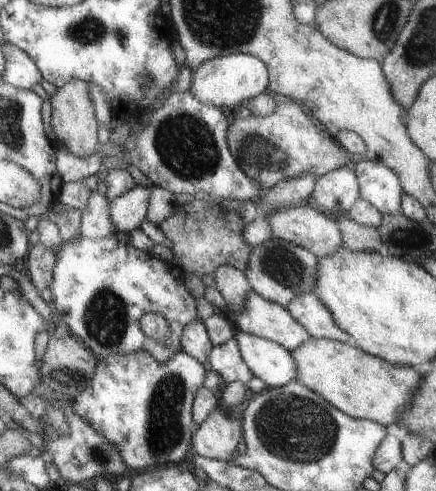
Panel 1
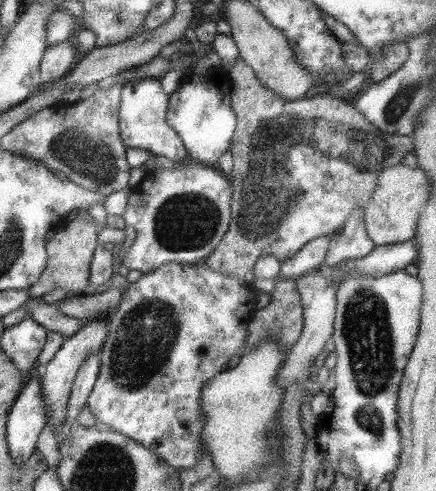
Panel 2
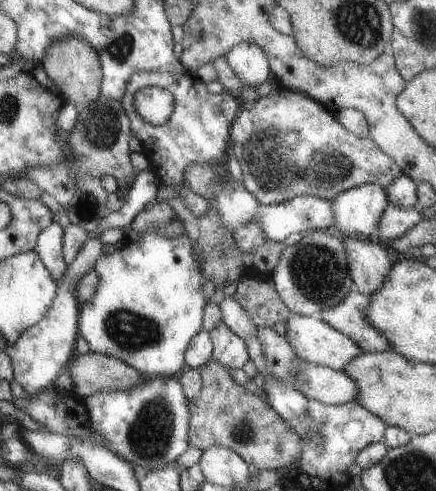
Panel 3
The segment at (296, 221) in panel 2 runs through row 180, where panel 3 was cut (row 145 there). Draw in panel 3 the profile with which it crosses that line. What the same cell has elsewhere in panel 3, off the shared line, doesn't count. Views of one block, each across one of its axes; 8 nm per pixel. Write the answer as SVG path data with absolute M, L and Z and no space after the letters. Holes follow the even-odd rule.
M279 86L271 88L267 96L255 100L249 110L239 110L231 124L229 154L233 154L241 164L245 184L243 190L253 194L255 200L263 206L283 204L295 196L315 196L323 200L333 200L335 196L363 184L379 184L381 188L387 188L401 174L399 164L387 154L383 154L369 136L353 136L337 122L333 114L325 110L325 106L321 106L307 94L299 94L295 90L285 90Z

